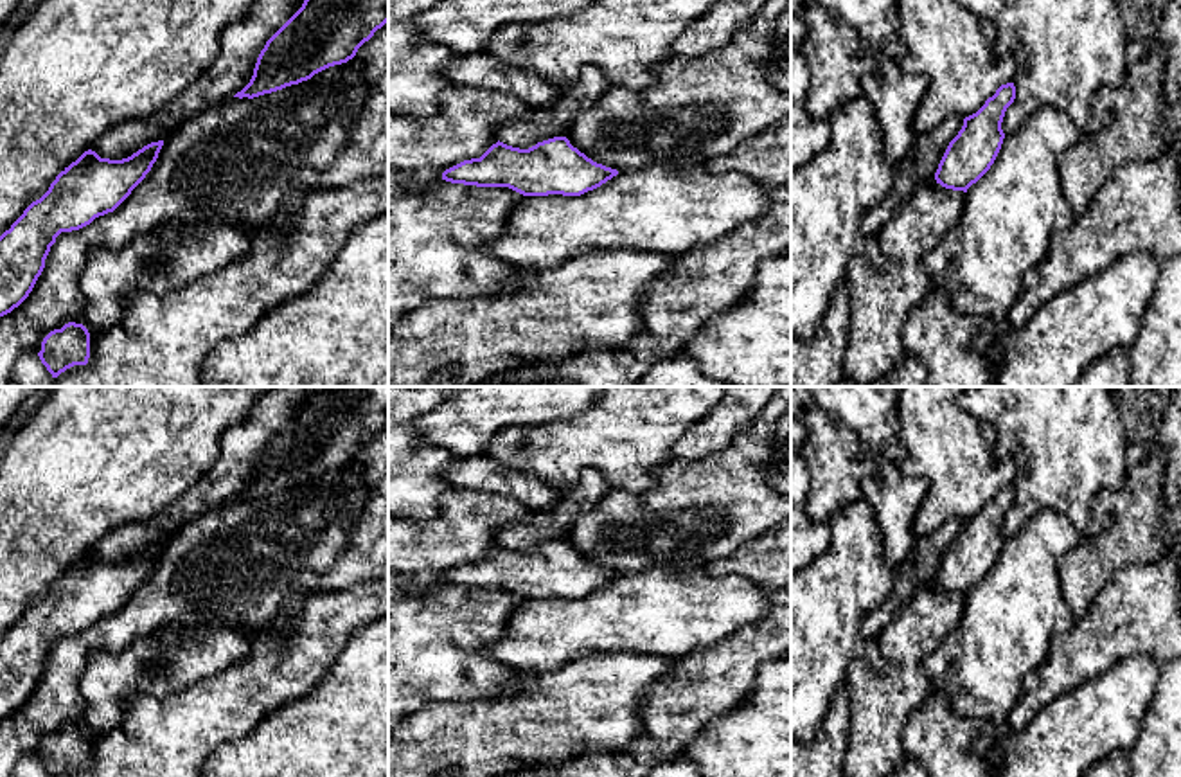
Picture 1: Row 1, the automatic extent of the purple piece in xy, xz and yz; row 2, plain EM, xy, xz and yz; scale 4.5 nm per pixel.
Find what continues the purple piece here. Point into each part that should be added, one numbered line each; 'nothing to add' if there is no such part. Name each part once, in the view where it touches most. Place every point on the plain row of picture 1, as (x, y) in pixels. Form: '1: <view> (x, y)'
nothing to add

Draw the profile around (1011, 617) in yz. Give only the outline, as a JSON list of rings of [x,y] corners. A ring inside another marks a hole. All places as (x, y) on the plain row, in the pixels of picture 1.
[[[1041,511],[1019,532],[1007,536],[990,572],[967,592],[960,626],[924,662],[933,691],[947,696],[956,712],[990,719],[996,743],[1010,732],[1008,714],[1023,692],[1026,676],[1048,658],[1052,642],[1075,624],[1062,595],[1061,561],[1080,540],[1071,518],[1061,511]]]

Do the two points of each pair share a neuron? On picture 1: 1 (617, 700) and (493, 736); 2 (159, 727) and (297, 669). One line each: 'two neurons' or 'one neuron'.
1: one neuron
2: one neuron

